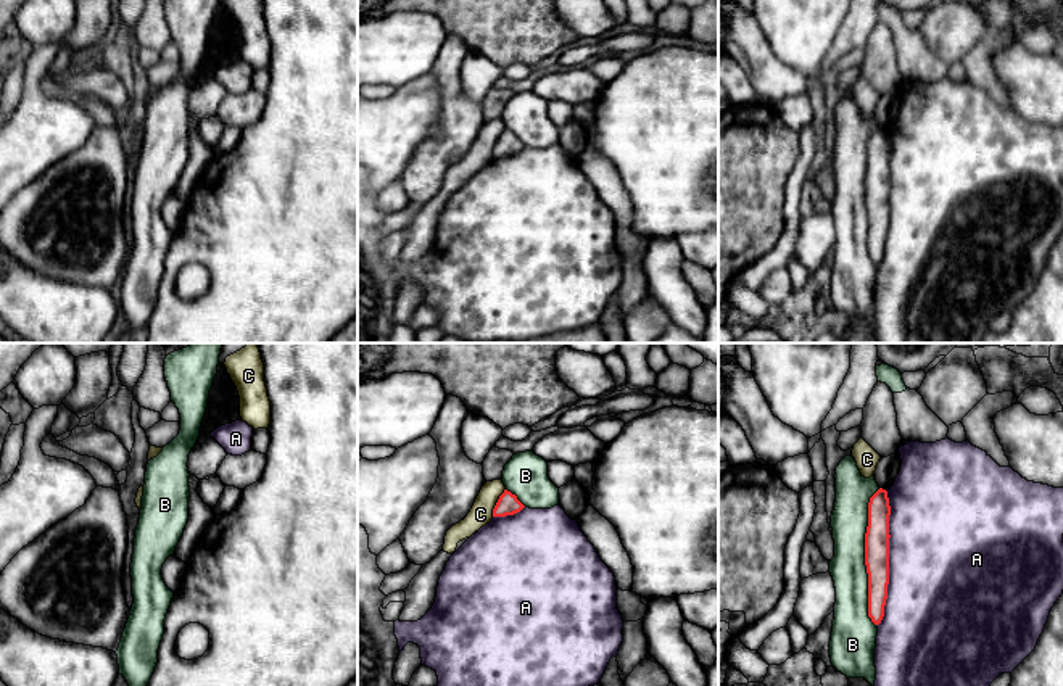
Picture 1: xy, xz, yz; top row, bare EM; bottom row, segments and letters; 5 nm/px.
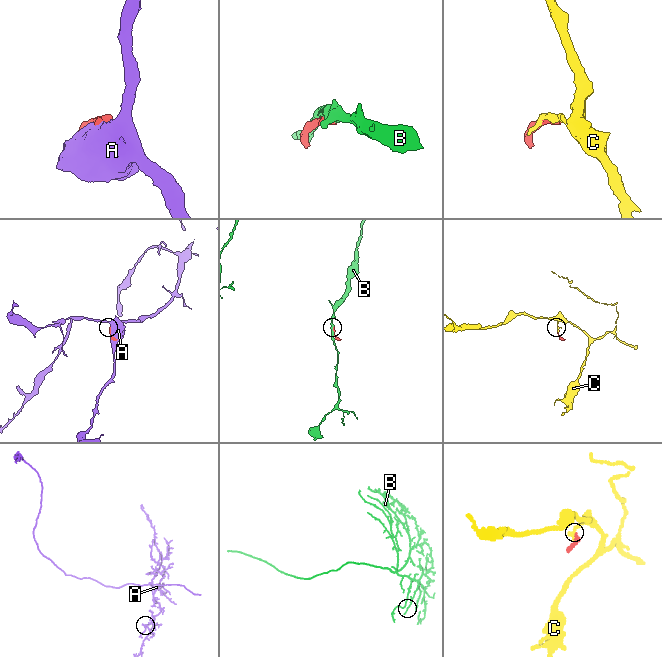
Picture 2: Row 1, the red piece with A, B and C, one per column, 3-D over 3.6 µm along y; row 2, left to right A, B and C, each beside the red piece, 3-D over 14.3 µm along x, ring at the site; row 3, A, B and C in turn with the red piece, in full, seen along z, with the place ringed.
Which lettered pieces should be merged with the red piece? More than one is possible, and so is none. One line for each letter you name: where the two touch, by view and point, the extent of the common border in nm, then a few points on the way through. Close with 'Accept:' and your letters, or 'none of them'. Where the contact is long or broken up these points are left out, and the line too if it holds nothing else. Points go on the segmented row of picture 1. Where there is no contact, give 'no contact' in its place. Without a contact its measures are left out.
Accept: none of them

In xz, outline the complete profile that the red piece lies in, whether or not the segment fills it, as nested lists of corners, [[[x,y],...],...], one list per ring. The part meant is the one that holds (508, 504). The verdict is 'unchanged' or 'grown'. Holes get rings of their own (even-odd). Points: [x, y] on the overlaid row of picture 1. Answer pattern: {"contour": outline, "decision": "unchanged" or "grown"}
{"contour": [[[504,490],[504,493],[499,496],[499,499],[493,509],[493,517],[514,515],[514,514],[520,512],[523,507],[525,506],[517,499],[515,494]]], "decision": "unchanged"}

